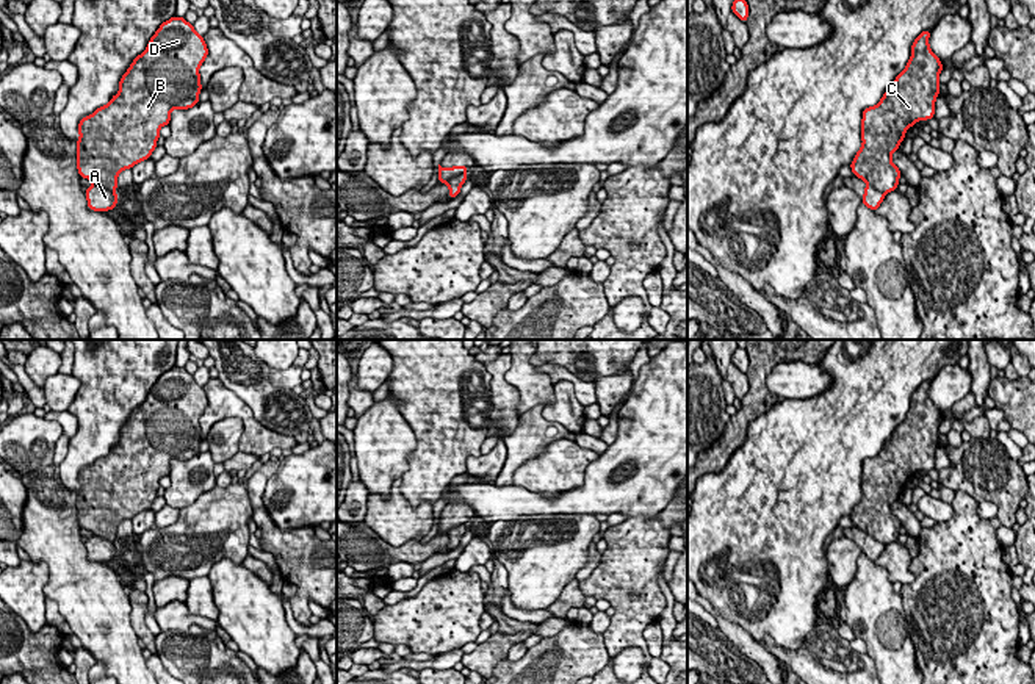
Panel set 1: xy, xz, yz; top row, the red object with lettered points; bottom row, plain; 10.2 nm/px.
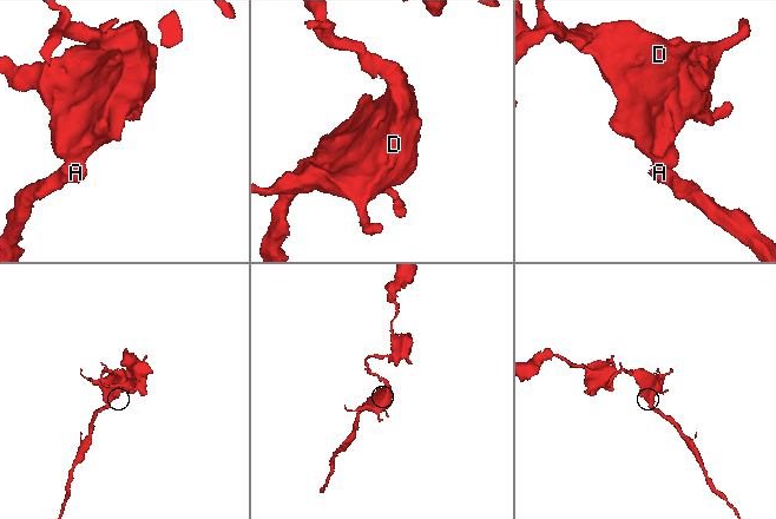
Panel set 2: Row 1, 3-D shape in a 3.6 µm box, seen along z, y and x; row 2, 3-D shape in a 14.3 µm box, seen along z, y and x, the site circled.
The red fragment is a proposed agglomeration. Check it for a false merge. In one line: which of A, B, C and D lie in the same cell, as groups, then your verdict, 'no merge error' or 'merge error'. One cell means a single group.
A / B C D | merge error

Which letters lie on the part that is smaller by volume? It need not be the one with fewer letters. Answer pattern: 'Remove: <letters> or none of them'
Remove: A

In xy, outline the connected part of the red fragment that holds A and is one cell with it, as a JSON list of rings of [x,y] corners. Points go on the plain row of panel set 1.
[[[97,535],[89,537],[85,542],[86,551],[88,551],[88,560],[94,562],[110,562],[116,559],[117,554],[117,545],[106,540],[100,538]]]

